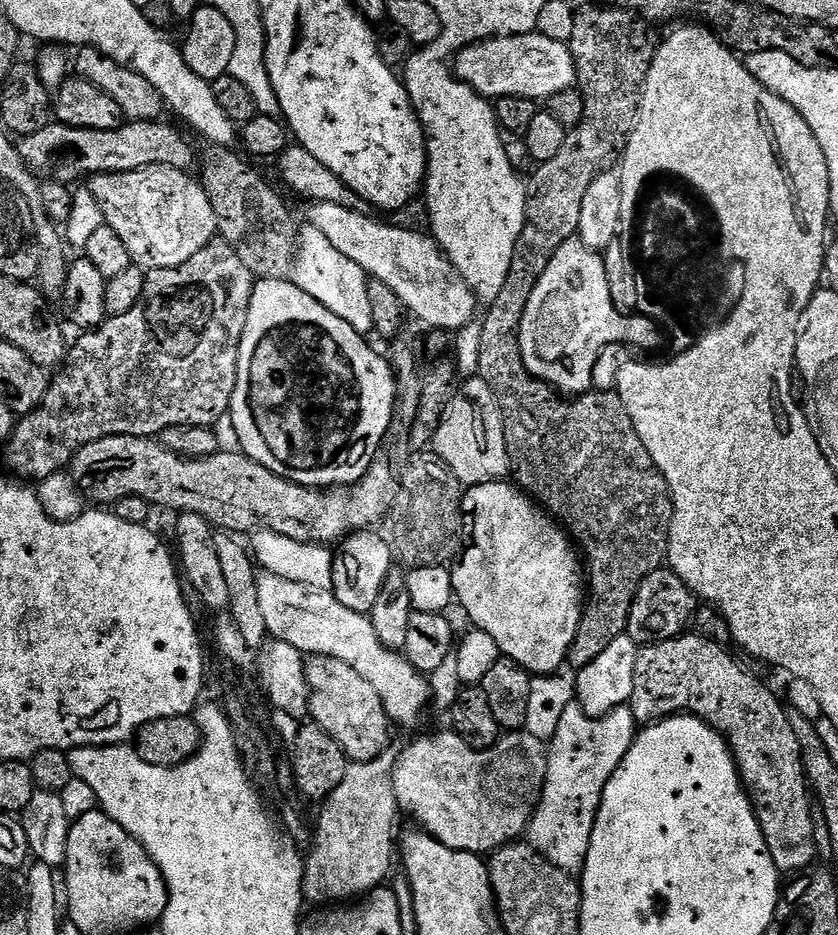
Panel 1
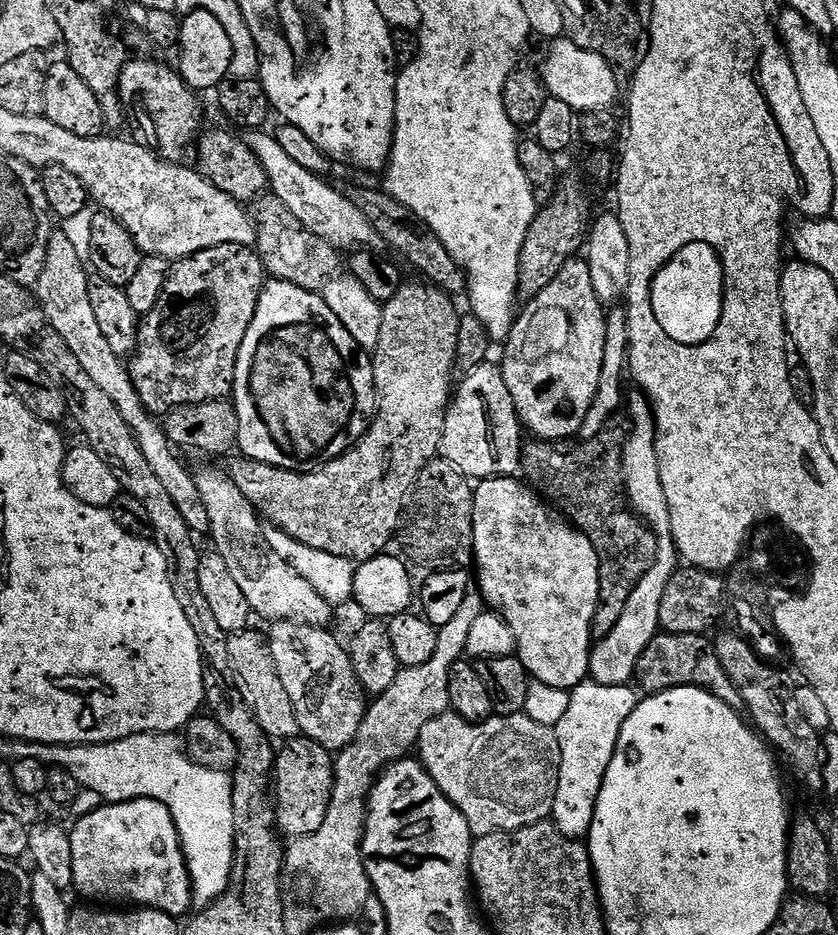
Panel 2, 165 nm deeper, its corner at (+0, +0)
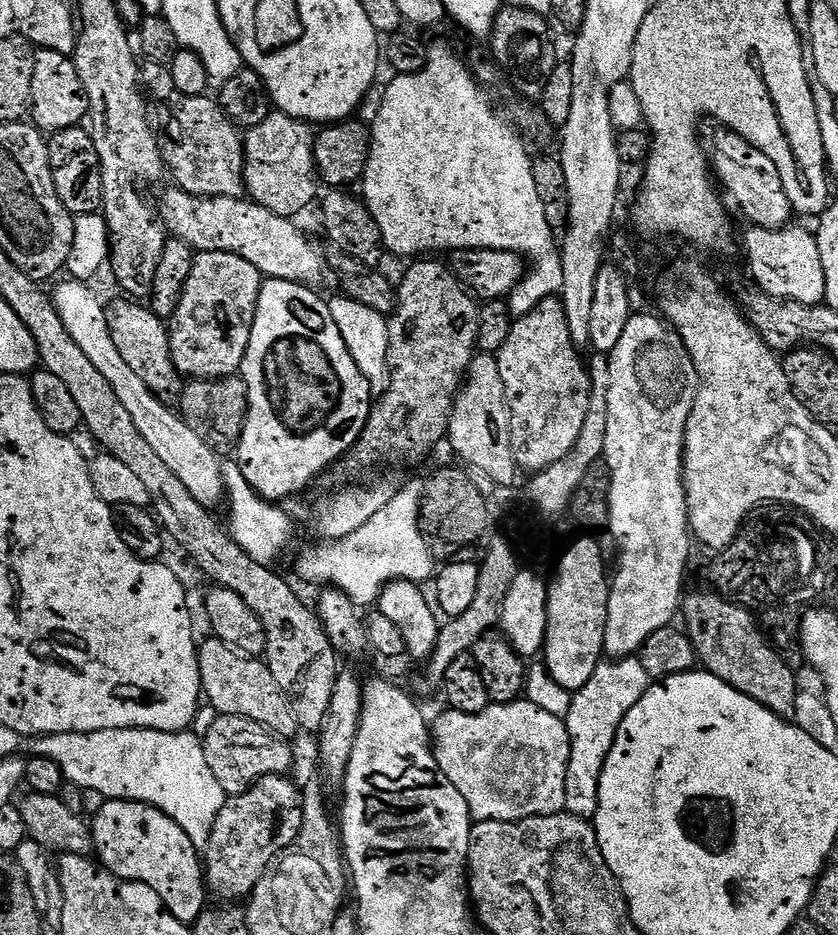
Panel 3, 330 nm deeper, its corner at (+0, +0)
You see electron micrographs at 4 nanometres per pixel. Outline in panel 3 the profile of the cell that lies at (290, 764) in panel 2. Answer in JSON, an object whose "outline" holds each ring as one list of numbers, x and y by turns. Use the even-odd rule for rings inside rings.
{"outline":[[270,775,250,790,225,799,206,849,206,888,220,899,217,901,240,902,243,896,243,900,251,897,273,861,298,838,304,821,304,797,301,785,288,779,287,775]]}

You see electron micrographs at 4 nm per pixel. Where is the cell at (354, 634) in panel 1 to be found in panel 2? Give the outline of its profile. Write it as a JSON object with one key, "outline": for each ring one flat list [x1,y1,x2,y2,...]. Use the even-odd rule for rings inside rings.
{"outline":[[204,468,201,472,197,471,195,473,196,485,202,494,202,502,206,505,206,514,210,514,210,526,208,527,208,532,210,533,210,537,212,536,211,547,218,554,222,554,222,558,226,561,226,570,230,570,230,575,236,579,238,587,242,589,242,594,246,594,246,602,251,606,253,613,255,613,257,617,261,616,262,619,268,620,267,622,275,622,277,620,297,620,299,624,309,624,315,628,323,628,331,625,332,612,334,612,333,605,328,604,326,598,322,598,322,594,318,594,318,590,314,590,314,586,310,586,310,582,298,574,298,570,294,570,285,560,278,558,278,554,274,554,274,550,264,543,265,525,262,523,261,517,258,515,256,508,253,507,242,492,238,490,238,486,235,482,225,475,223,471,220,472,215,472,212,468]]}

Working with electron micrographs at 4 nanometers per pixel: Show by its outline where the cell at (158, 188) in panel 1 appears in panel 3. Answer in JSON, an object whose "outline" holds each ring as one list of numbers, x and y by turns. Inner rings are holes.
{"outline":[[169,187,158,207,165,229,196,252,233,252,269,280,289,280,305,286,320,286,324,280,324,256,295,228,287,216,266,210,248,198,235,196,191,196]]}

